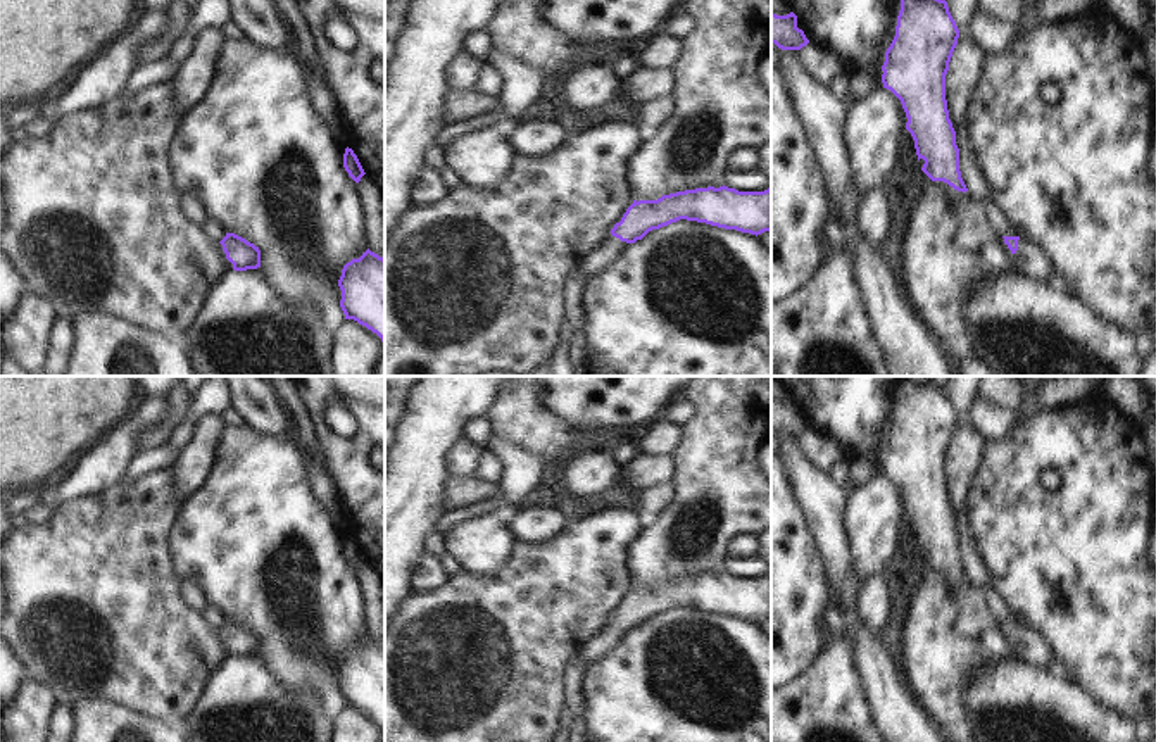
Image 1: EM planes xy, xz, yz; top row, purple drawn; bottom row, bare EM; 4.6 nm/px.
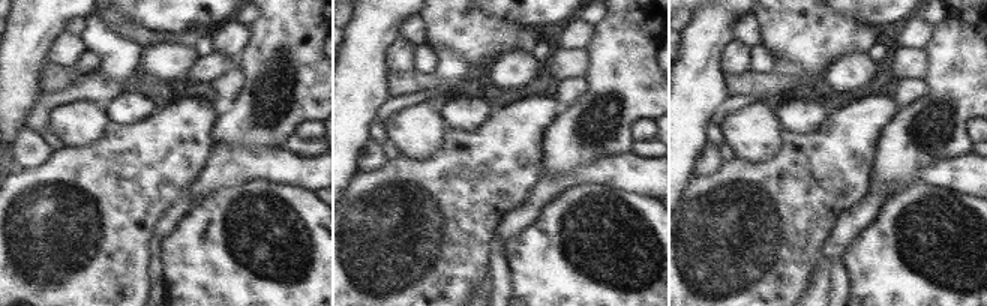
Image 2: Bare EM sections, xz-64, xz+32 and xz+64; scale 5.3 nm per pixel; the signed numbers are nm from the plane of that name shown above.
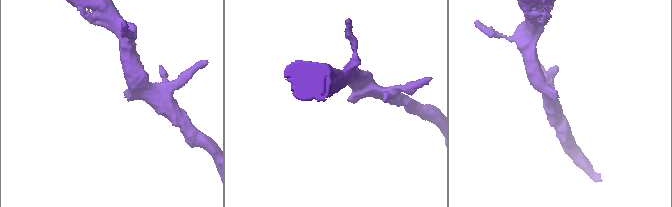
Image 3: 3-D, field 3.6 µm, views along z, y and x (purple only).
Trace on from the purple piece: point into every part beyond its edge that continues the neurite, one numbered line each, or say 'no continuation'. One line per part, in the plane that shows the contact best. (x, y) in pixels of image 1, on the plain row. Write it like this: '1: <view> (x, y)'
1: xz (613, 635).

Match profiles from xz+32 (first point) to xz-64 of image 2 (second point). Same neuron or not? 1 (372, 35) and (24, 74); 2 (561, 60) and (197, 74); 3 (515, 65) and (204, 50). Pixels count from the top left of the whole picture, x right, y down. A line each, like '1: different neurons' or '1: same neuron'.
1: same neuron
2: same neuron
3: different neurons

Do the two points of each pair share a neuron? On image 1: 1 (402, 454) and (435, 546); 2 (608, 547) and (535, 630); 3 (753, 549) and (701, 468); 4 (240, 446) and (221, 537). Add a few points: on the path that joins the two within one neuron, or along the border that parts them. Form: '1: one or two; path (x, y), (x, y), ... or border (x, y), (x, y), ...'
1: two; border (435, 528), (427, 549)
2: one; path (587, 568), (549, 609)
3: two; border (753, 535), (737, 539), (728, 553)
4: one; path (240, 468), (240, 515)

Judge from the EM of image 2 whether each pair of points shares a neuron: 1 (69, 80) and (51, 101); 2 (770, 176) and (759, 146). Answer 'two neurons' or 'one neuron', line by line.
1: two neurons
2: two neurons

